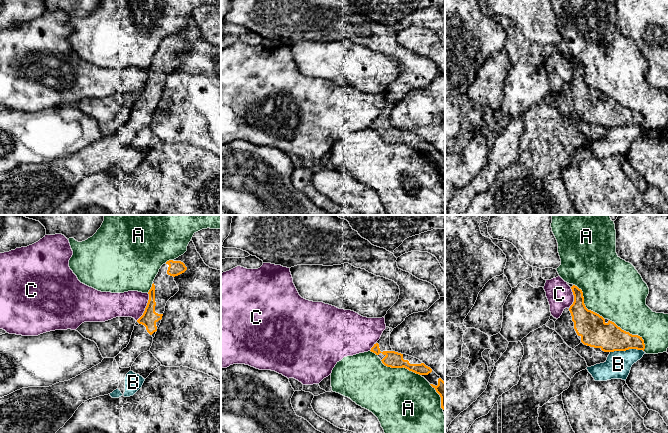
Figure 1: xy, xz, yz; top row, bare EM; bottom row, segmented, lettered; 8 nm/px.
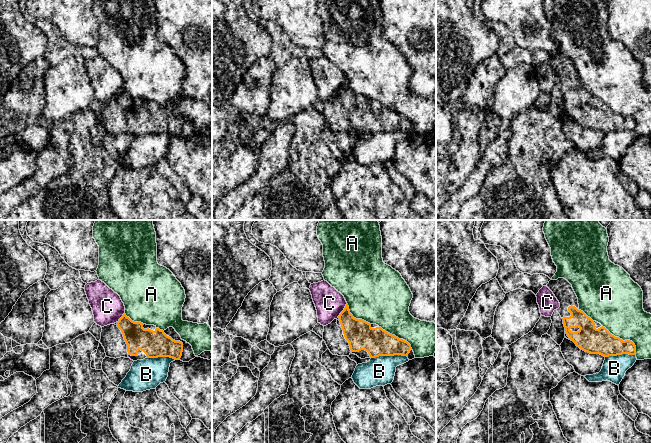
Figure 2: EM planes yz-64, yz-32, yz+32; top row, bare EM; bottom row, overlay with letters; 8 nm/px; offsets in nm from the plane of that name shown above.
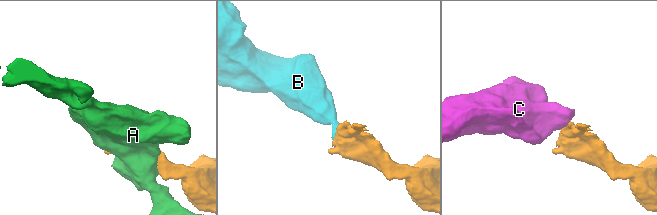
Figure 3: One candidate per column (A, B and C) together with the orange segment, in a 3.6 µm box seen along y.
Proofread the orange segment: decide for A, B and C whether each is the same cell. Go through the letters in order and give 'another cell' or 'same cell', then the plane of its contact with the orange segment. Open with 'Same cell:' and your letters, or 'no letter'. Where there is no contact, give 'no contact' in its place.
Same cell: no letter
A: another cell; meets orange in yz
B: another cell; meets orange in yz
C: another cell; meets orange in xy

